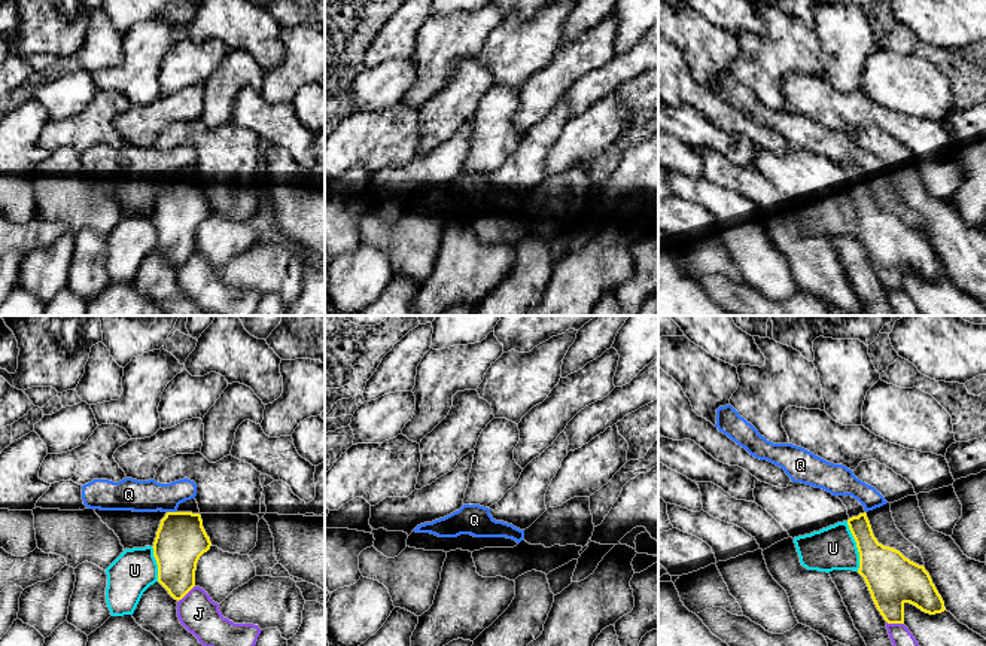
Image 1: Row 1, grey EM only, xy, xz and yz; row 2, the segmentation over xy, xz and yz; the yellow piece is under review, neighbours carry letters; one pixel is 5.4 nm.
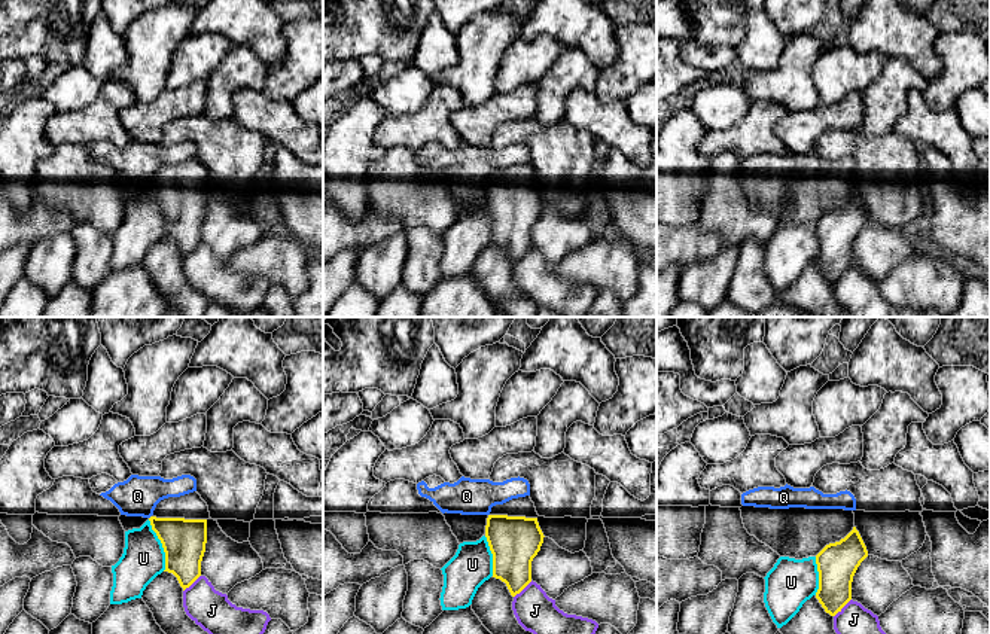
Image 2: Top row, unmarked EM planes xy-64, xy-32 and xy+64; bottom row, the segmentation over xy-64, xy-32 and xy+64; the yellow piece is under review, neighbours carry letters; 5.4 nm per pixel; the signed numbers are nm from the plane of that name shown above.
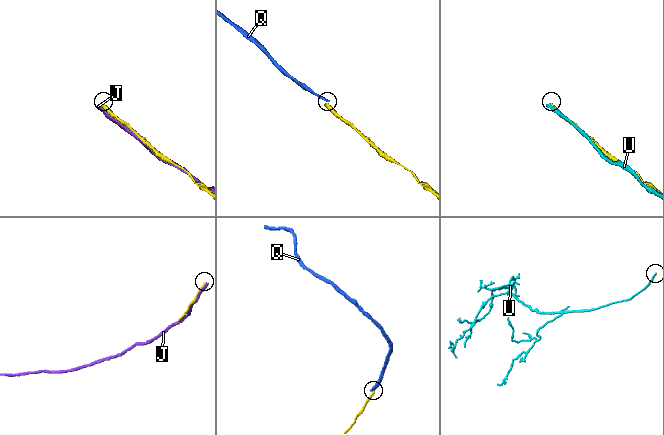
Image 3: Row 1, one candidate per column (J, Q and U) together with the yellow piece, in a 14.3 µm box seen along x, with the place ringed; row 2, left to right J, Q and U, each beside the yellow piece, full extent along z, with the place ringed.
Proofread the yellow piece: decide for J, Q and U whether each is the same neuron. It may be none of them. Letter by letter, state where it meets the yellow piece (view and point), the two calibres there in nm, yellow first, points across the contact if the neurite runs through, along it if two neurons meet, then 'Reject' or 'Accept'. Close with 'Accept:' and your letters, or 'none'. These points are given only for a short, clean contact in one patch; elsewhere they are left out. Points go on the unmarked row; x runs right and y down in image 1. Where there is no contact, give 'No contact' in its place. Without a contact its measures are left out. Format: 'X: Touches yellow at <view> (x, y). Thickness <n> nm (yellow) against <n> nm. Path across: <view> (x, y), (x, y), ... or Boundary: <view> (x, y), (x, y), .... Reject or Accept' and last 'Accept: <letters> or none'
J: Touches yellow at xy (185, 261). Thickness 260 nm (yellow) against 220 nm. Reject
Q: Touches yellow at xy (172, 179). Thickness 280 nm (yellow) against 180 nm. Boundary: xy (167, 177), (175, 179). Reject
U: Touches yellow at yz (857, 213). Thickness 280 nm (yellow) against 240 nm. Reject
Accept: none

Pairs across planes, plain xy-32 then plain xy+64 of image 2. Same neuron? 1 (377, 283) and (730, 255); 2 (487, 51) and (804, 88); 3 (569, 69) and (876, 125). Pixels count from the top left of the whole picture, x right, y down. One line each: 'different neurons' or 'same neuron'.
1: same neuron
2: same neuron
3: same neuron

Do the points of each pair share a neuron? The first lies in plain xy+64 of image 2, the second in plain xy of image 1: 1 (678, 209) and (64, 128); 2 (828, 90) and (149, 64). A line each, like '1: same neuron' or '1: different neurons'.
1: different neurons
2: different neurons

